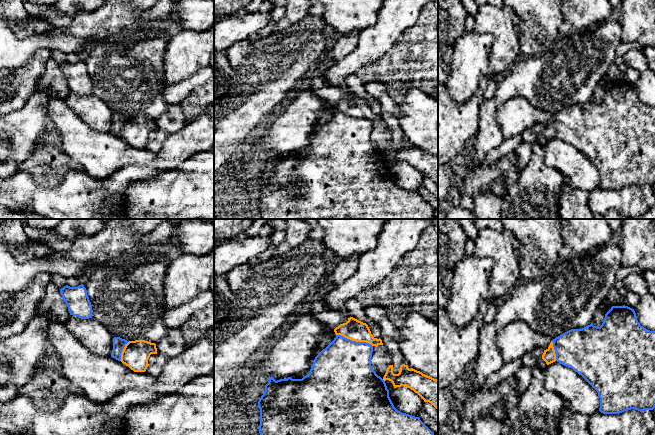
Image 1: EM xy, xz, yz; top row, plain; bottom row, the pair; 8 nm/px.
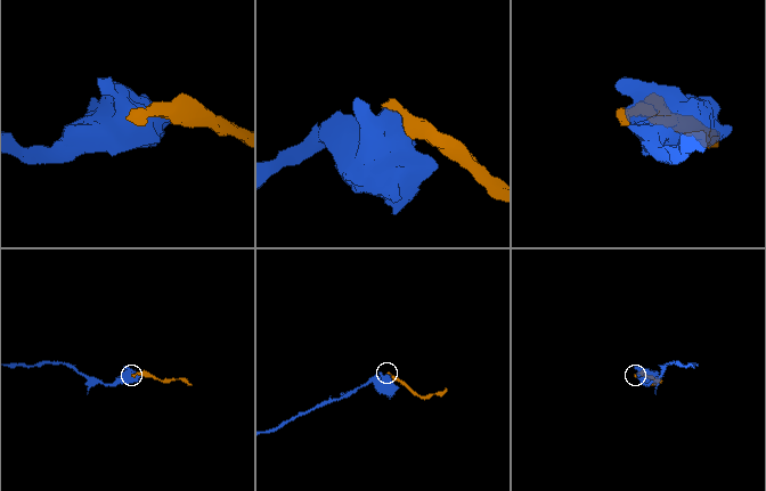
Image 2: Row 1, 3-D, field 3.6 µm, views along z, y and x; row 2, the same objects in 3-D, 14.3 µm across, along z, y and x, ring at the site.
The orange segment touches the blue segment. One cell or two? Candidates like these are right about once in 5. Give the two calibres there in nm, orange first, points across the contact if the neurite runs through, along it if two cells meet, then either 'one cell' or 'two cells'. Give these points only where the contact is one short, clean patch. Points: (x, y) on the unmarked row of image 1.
170 nm thick on the orange side, 460 nm on the other; two cells

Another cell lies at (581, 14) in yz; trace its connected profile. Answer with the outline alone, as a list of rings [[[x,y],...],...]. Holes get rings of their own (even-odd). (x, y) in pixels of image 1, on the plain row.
[[[561,0],[564,21],[577,30],[591,29],[610,20],[613,8],[609,0]]]

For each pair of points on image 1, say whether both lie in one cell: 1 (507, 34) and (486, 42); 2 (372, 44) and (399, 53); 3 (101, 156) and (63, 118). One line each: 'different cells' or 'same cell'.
1: different cells
2: different cells
3: same cell

